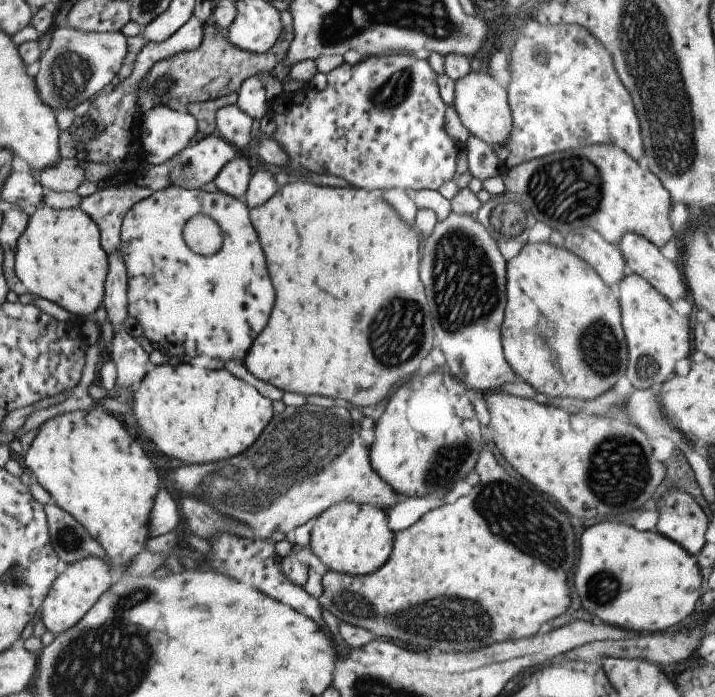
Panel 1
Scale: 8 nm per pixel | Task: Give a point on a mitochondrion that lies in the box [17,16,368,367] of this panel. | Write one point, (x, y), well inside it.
(69, 73)

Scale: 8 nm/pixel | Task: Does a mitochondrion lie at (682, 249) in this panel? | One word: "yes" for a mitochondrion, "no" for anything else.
no

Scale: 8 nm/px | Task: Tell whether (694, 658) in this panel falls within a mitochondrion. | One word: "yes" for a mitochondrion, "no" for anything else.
no

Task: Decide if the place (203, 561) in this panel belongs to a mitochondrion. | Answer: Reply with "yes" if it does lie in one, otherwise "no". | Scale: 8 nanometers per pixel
no

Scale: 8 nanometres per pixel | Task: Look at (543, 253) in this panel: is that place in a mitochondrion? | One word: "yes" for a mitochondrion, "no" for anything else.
no

